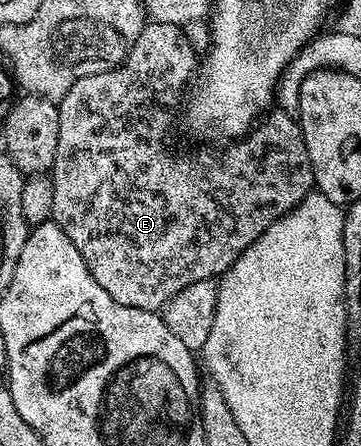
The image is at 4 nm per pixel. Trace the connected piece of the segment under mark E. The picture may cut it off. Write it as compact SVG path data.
M146 22L139 37L135 37L135 45L131 45L128 59L110 71L95 73L91 77L79 77L79 81L75 81L75 85L71 85L71 89L67 89L65 96L59 100L59 145L55 145L55 161L51 172L55 189L55 198L51 204L52 222L57 223L59 229L63 229L63 233L67 233L67 237L71 237L71 245L75 245L75 249L79 249L79 257L83 257L91 277L95 277L95 281L99 281L99 285L103 285L103 289L107 289L107 293L111 293L111 297L115 301L119 301L119 305L127 305L144 311L160 312L165 303L171 301L171 297L175 297L175 293L187 289L187 285L195 285L195 281L204 279L216 280L224 275L229 270L229 266L272 223L291 209L295 209L299 205L299 201L303 201L303 197L307 197L315 187L301 124L294 116L280 109L273 109L262 114L247 134L222 146L225 148L218 155L213 151L197 151L194 155L172 155L169 152L169 130L173 127L173 114L176 113L180 103L182 106L183 96L199 67L199 55L193 52L188 37L181 31L184 30L175 23Z

